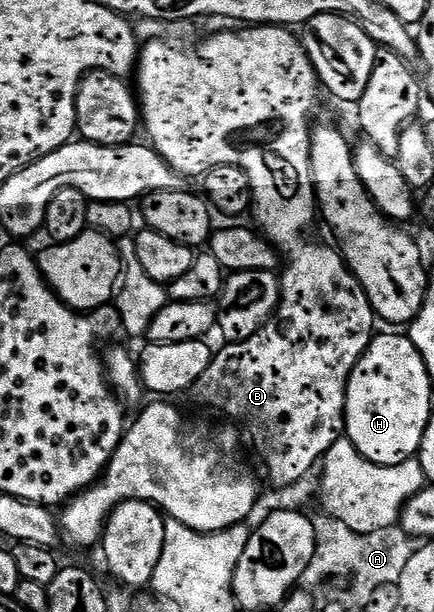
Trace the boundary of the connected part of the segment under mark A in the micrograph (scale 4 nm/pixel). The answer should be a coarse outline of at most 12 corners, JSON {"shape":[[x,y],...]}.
{"shape":[[312,517],[300,583],[349,576],[361,596],[399,584],[417,542],[398,525],[361,534]]}

